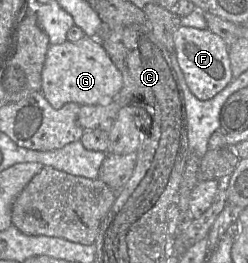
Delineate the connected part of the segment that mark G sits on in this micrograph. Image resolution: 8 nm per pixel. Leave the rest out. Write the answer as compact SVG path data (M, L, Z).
M85 36L77 42L66 40L49 46L42 70L41 91L54 109L71 102L81 106L106 104L118 97L122 87L122 73L97 38Z

